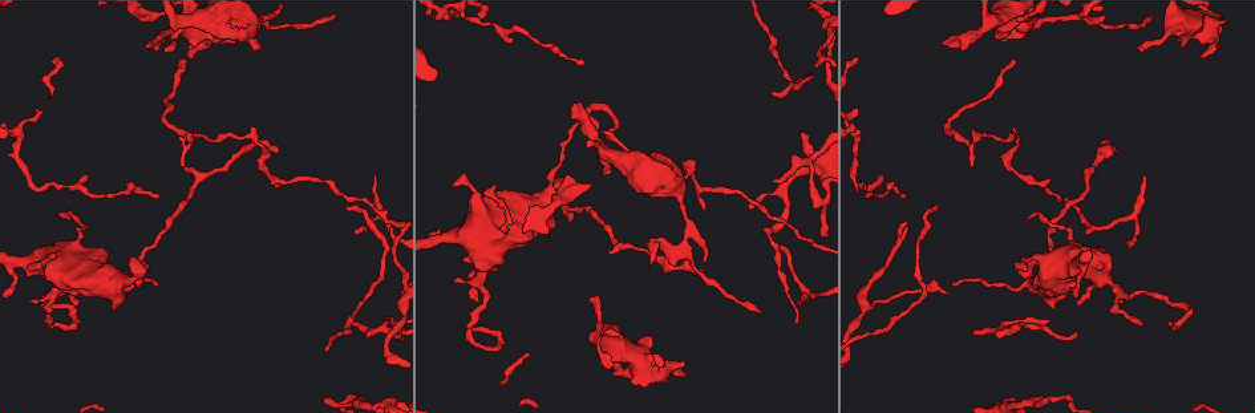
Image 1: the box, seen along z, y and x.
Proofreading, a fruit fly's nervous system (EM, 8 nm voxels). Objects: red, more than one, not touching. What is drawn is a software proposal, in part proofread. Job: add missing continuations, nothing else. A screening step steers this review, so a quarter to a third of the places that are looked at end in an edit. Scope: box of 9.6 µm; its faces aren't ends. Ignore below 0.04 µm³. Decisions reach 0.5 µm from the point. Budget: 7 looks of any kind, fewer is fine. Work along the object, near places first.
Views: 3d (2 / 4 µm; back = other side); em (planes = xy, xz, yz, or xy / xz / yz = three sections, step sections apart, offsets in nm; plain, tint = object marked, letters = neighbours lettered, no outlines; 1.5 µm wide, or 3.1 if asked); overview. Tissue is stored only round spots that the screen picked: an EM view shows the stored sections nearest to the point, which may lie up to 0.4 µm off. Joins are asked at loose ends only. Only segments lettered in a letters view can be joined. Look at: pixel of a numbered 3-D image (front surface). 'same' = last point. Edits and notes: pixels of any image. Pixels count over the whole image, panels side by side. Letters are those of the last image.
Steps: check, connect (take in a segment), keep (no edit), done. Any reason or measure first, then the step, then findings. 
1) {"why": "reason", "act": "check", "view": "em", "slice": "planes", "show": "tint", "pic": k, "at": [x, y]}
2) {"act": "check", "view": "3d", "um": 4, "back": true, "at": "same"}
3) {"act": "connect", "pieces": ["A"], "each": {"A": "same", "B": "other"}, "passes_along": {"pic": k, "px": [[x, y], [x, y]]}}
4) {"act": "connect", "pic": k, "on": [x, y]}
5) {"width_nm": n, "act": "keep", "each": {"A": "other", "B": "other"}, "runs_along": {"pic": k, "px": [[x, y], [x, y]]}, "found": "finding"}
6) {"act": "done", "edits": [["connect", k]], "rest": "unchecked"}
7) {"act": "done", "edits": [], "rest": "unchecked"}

{"why": "thin end", "act": "check", "view": "3d", "um": 2, "pic": 1, "at": [186, 59]}

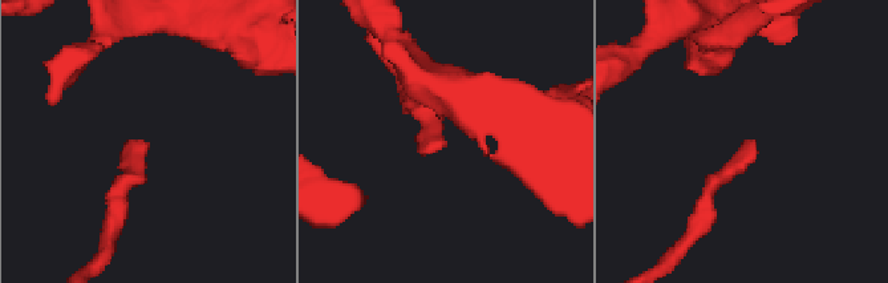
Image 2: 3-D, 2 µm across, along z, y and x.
{"act": "check", "view": "em", "slice": "planes", "show": "tint", "pic": 2, "at": [144, 141]}

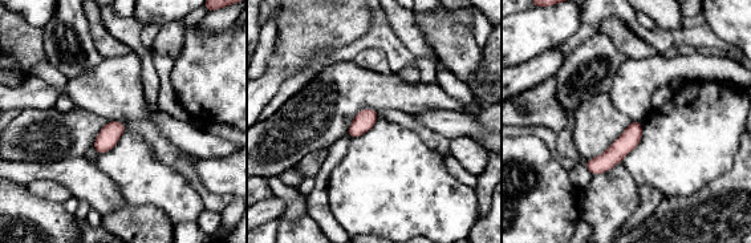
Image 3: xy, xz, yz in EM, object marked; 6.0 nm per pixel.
{"act": "check", "view": "em", "slice": "planes", "show": "letters", "at": "same"}

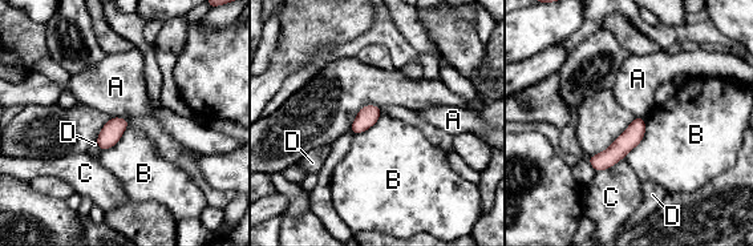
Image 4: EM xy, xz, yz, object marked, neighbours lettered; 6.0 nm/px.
{"longest_contact_nm": ["B", 280], "act": "keep", "each": {"A": "other", "B": "other", "C": "other", "D": "other"}, "border": {"pic": 4, "px": [[110, 116], [128, 120]]}, "found": "no lettered segment goes on from it"}

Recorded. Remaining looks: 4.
{"why": "tapers out", "act": "check", "view": "em", "slice": "xz", "step": 8, "show": "letters", "pic": 1, "at": [1139, 49]}

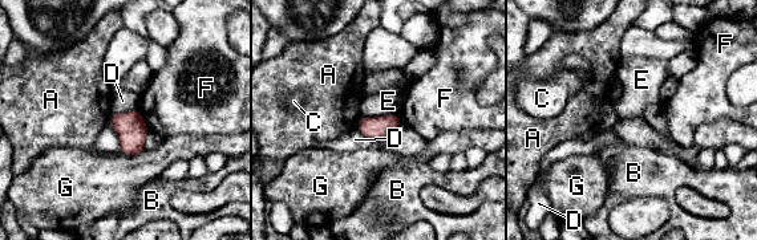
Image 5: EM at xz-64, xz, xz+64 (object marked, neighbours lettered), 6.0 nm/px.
{"width_nm": 150, "act": "keep", "each": {"A": "other", "B": "other", "C": "other", "D": "other", "E": "other", "F": "other", "G": "other"}, "border": {"pic": 5, "px": [[397, 113], [361, 118]]}, "found": "no lettered segment goes on from it"}

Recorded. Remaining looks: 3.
{"why": "thin end", "act": "check", "view": "3d", "um": 4, "pic": 1, "at": [705, 207]}

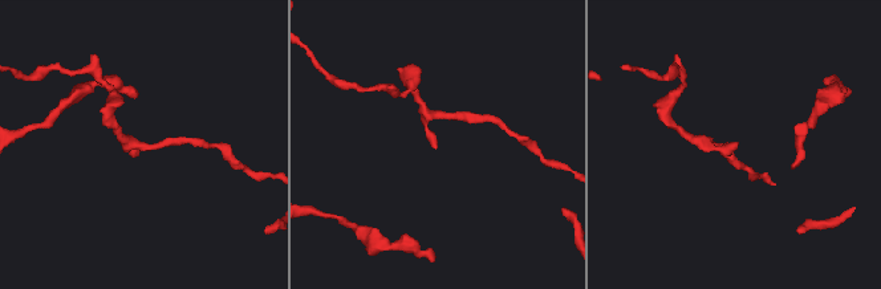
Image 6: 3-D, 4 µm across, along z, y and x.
{"why": "shape alone is not enough", "act": "check", "view": "em", "slice": "planes", "show": "tint", "pic": 6, "at": [737, 143]}

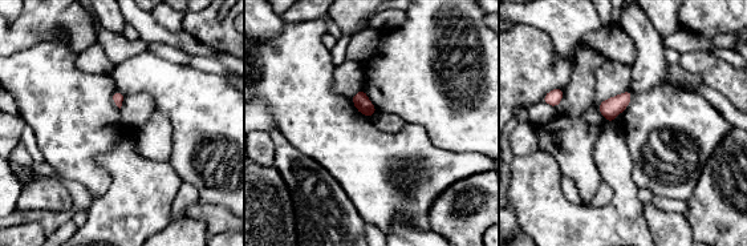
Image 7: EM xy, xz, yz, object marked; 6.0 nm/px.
{"why": "what lies round it", "act": "check", "view": "em", "slice": "planes", "show": "letters", "at": "same"}

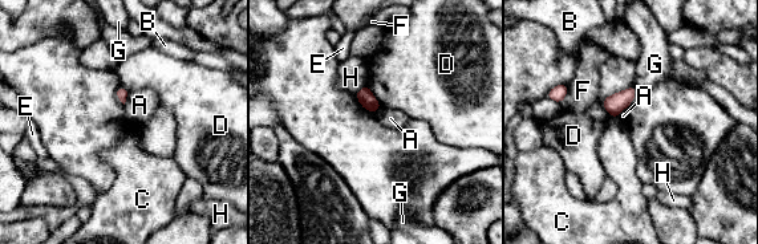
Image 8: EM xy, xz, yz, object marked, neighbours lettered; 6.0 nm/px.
{"act": "keep", "each": {"A": "other", "B": "other", "C": "other", "D": "other", "E": "other", "F": "other", "G": "other", "H": "other"}, "border": {"pic": 8, "px": [[633, 85], [603, 100], [611, 117]]}, "found": "none of them fits"}

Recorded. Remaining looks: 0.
{"act": "done", "edits": [], "rest": "unchecked"}

